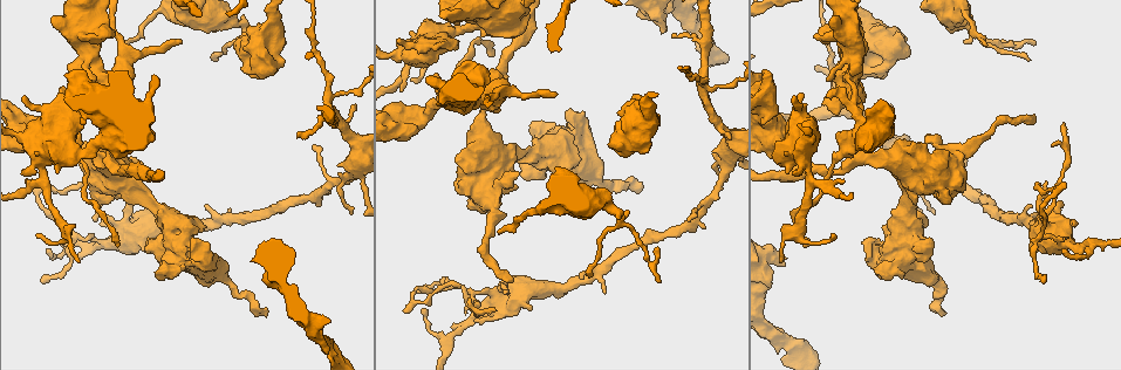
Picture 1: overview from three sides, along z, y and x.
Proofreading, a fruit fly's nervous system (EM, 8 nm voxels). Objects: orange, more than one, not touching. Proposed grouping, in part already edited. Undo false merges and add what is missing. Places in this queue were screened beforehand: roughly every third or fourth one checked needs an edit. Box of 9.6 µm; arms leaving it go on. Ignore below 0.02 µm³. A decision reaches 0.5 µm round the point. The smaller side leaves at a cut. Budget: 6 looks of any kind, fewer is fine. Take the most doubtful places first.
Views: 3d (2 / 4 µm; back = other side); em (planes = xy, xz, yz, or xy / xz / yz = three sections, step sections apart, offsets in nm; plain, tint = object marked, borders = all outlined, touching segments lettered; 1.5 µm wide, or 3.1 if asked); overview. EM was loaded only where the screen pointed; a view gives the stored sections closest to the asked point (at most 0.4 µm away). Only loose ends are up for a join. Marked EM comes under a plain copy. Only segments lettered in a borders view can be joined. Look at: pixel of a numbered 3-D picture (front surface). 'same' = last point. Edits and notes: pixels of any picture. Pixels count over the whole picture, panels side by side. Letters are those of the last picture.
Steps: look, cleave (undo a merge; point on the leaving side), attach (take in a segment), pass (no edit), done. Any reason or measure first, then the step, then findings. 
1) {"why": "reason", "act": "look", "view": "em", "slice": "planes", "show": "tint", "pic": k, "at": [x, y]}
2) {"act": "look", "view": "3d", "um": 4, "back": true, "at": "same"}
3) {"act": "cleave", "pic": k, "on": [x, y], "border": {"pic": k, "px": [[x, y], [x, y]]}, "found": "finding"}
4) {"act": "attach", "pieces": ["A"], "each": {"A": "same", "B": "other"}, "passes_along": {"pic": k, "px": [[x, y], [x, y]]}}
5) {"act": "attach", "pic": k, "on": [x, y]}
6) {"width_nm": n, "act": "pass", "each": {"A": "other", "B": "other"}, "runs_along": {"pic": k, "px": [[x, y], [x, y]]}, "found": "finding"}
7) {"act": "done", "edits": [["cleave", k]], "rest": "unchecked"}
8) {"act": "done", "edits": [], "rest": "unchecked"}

{"why": "end of a long branch", "act": "look", "view": "em", "slice": "planes", "show": "borders", "pic": 1, "at": [1036, 122]}

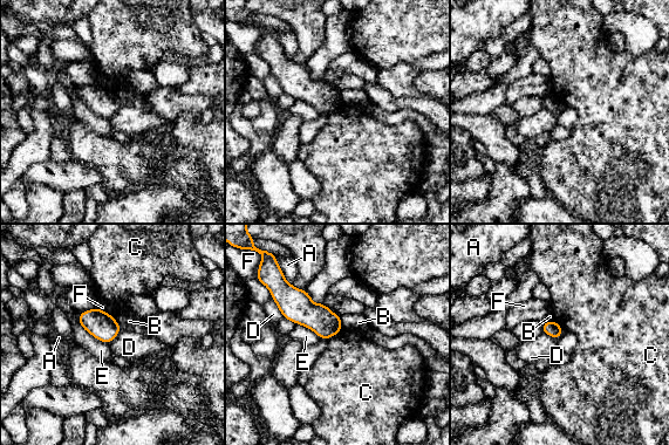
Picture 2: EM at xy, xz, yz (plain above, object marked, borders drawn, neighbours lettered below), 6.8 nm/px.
{"longest_contact_nm": ["E", 300], "act": "pass", "each": {"A": "other", "B": "other", "C": "other", "D": "other", "E": "other", "F": "other"}, "border": {"pic": 2, "px": [[342, 327], [327, 340]]}, "found": "no lettered segment goes on from it"}

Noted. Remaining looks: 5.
{"why": "an open end", "act": "look", "view": "em", "slice": "planes", "show": "borders", "pic": 1, "at": [666, 32]}

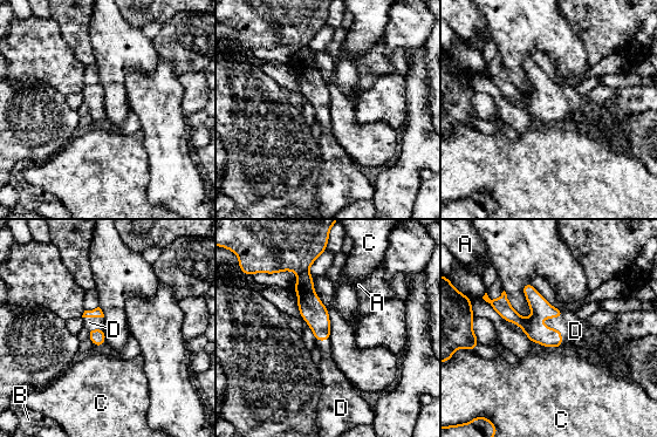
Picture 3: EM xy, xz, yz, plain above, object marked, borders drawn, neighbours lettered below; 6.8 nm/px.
{"act": "attach", "pieces": ["D"], "each": {"A": "other", "B": "other", "C": "other", "D": "same"}, "passes_along": {"pic": 3, "px": [[543, 335], [555, 329], [575, 330]]}, "found": "it goes on there"}

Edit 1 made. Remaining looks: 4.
{"why": "tapers out", "act": "look", "view": "3d", "um": 4, "pic": 1, "at": [671, 34]}

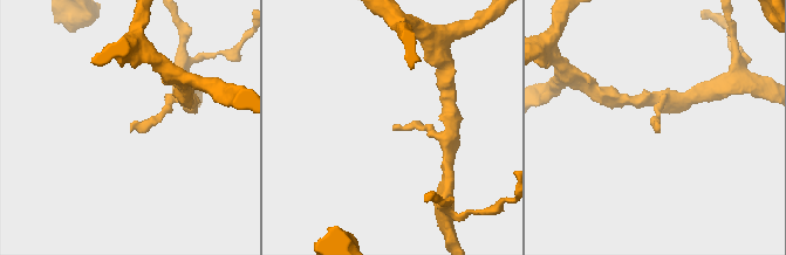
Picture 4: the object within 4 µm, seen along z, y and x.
{"act": "look", "view": "em", "slice": "yz", "step": 8, "show": "borders", "pic": 4, "at": [392, 130]}

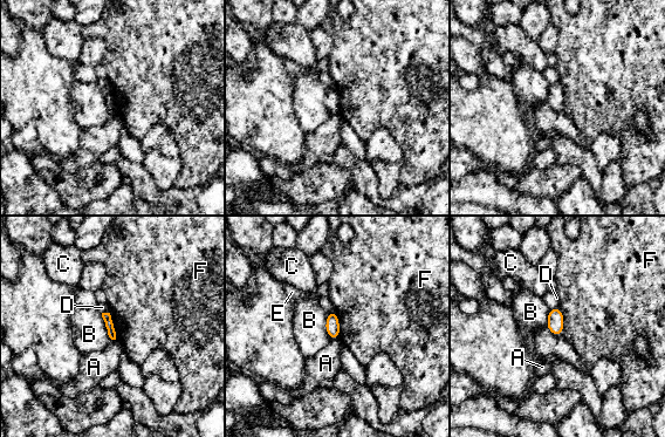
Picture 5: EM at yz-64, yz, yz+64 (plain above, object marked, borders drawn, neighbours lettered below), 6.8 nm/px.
{"act": "look", "view": "em", "slice": "planes", "show": "borders", "at": "same"}

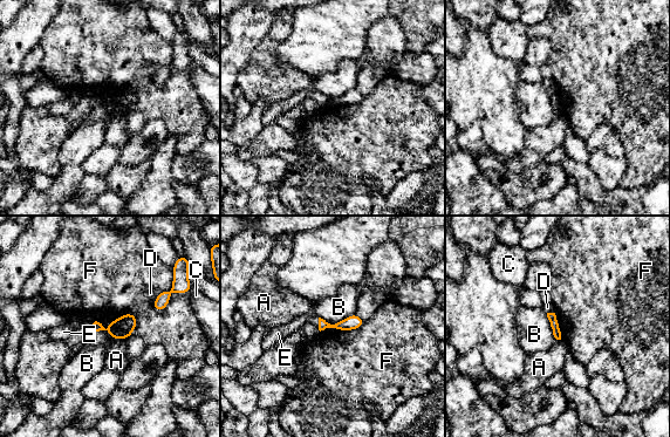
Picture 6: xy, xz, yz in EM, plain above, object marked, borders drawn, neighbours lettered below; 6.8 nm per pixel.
{"act": "pass", "each": {"A": "other", "B": "other", "C": "other", "D": "other", "E": "other", "F": "other"}, "border": {"pic": 6, "px": [[137, 318], [94, 322]]}, "found": "none of them fits"}

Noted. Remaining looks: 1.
{"act": "done", "edits": [["attach", 3]], "rest": "unchecked"}

